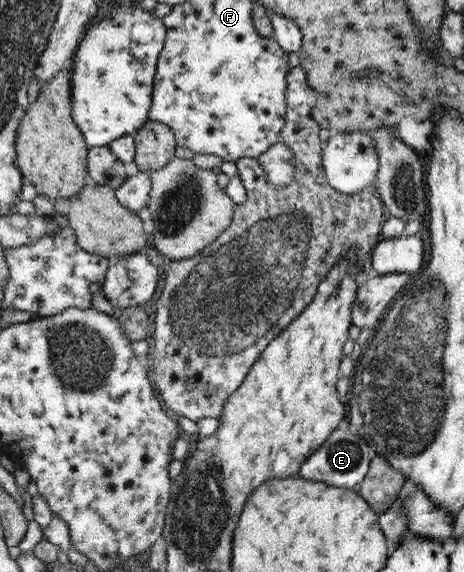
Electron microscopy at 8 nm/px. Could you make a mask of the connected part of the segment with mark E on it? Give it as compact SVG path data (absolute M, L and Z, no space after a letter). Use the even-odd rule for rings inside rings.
M336 430L300 467L298 477L310 481L324 482L328 486L357 490L367 476L370 450L366 442L351 431Z

